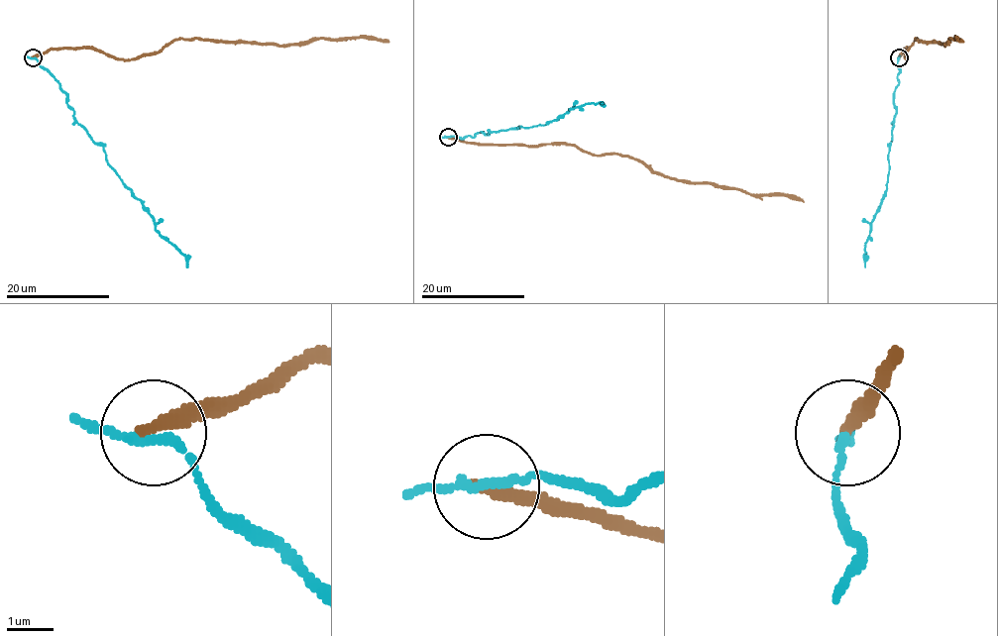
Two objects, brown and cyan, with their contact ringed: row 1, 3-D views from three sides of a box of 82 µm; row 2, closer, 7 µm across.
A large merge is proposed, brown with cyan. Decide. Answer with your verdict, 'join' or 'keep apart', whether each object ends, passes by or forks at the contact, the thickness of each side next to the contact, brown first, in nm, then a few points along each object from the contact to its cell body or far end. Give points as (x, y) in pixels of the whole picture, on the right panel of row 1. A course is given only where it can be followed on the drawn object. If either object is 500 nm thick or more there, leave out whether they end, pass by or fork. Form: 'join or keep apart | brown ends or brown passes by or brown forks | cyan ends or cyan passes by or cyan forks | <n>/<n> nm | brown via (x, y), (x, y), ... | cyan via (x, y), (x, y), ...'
keep apart | brown ends | cyan passes by | 320/180 nm | brown via (899, 56), (905, 48), (907, 59), (905, 52), (916, 39), (944, 46), (955, 38), (963, 42) | cyan via (899, 58), (899, 81), (894, 94), (896, 111), (888, 147), (887, 189), (865, 242), (865, 266)

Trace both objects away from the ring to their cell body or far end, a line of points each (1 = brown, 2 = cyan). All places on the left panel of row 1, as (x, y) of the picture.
1: (33, 56), (51, 50), (96, 48), (131, 59), (159, 52), (179, 39), (298, 46), (316, 39), (388, 42)
2: (33, 58), (57, 81), (75, 120), (102, 147), (108, 164), (153, 219), (155, 228), (185, 257), (188, 266)

